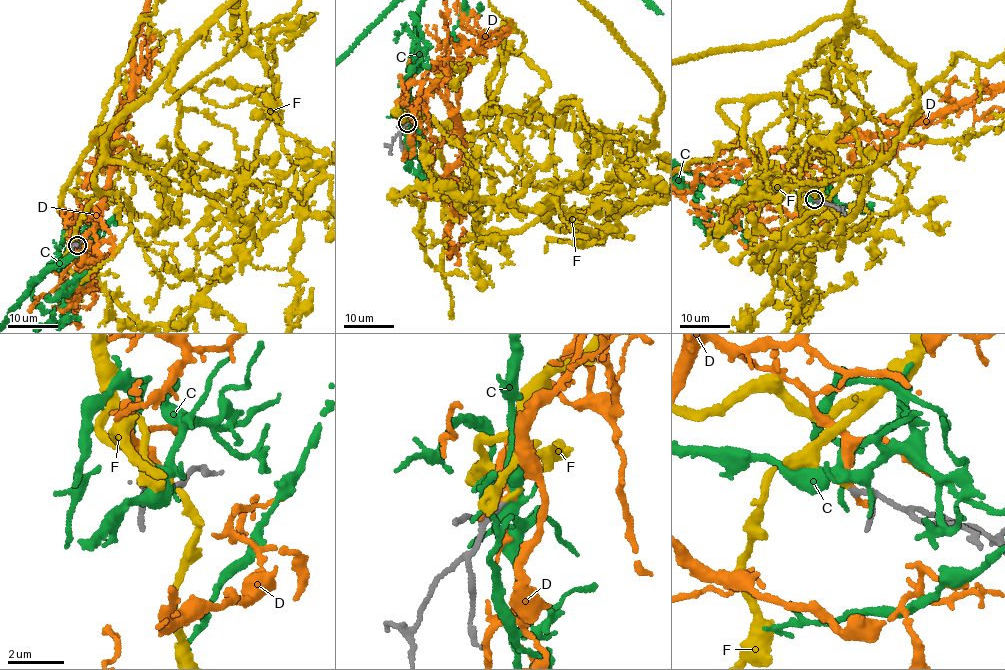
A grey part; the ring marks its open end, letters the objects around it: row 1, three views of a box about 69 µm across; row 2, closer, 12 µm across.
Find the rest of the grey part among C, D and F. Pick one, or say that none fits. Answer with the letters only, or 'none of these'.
F

